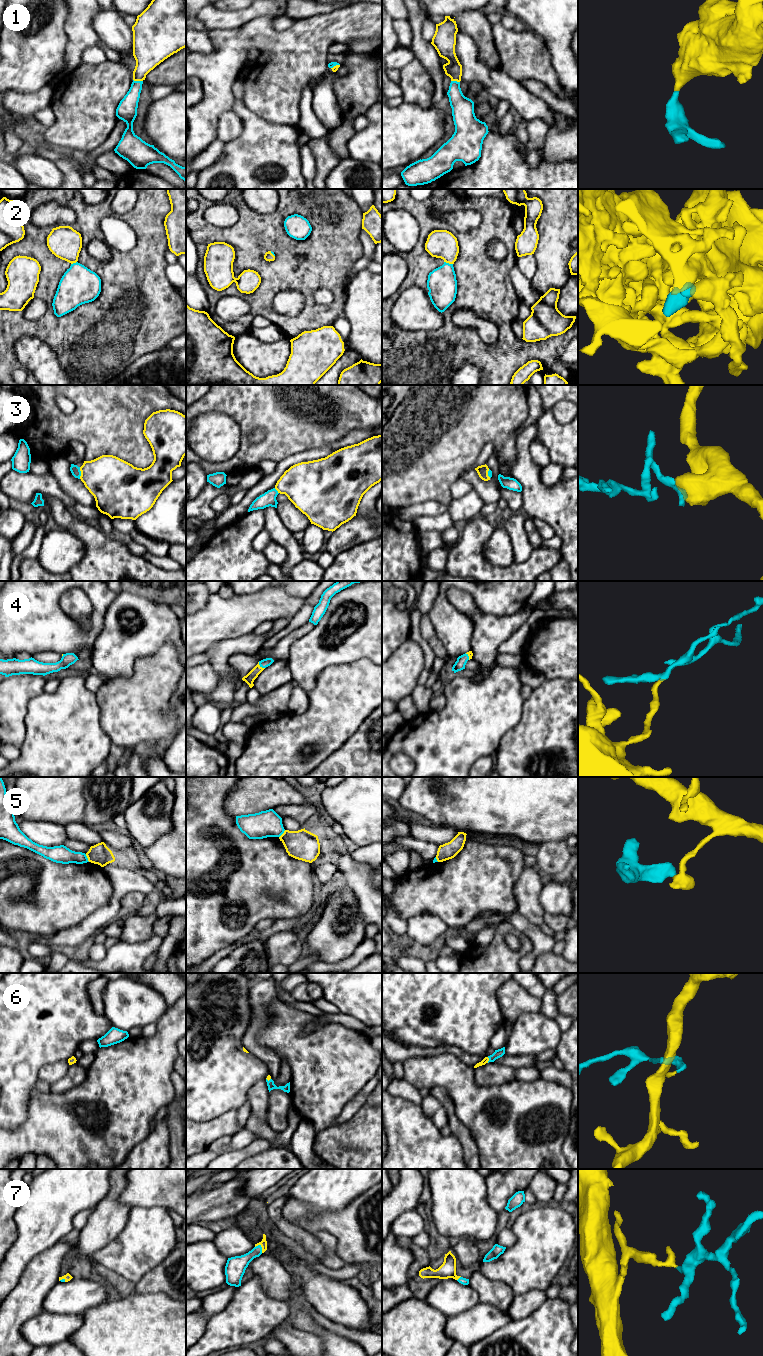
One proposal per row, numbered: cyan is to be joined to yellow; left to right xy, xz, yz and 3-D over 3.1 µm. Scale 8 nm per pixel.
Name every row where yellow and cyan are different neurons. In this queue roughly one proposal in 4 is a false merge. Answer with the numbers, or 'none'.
3, 5

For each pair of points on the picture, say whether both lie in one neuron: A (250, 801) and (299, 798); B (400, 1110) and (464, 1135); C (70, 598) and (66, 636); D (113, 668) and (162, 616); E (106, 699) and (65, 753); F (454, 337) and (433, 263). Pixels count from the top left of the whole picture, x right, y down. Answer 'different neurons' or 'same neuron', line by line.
A: same neuron
B: different neurons
C: different neurons
D: same neuron
E: different neurons
F: same neuron

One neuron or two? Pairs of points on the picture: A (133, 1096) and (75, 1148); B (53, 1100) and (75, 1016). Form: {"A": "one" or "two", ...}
{"A": "one", "B": "two"}

